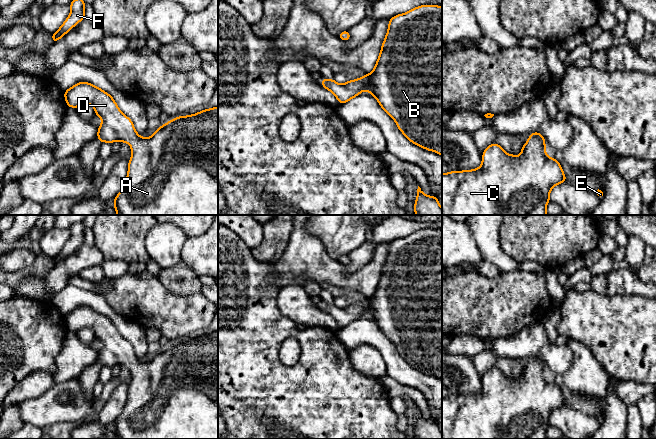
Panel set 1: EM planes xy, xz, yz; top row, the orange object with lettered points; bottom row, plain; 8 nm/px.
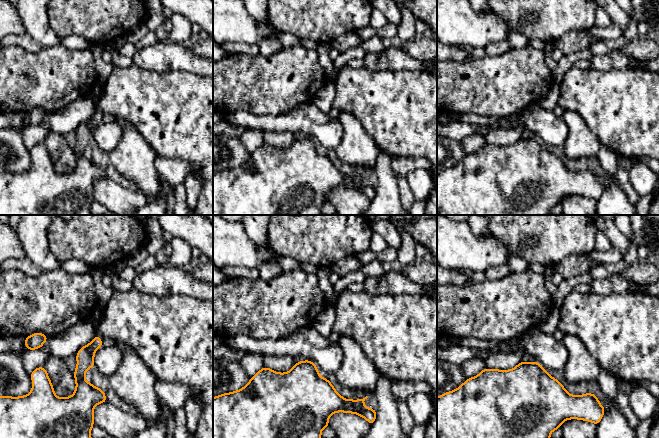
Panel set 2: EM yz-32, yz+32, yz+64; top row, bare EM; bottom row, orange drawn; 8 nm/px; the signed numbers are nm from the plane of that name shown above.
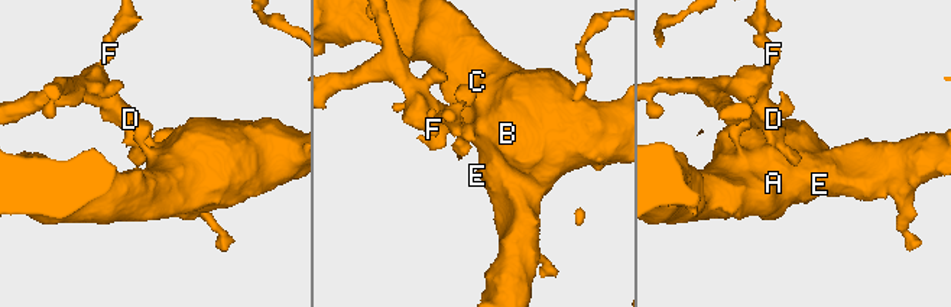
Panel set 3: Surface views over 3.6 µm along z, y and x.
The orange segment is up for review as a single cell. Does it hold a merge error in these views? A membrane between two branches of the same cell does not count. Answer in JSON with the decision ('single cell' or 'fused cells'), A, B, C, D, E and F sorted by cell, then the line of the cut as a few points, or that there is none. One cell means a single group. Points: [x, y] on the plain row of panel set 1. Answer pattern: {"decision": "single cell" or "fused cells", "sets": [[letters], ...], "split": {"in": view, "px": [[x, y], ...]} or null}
{"decision": "single cell", "sets": [["A", "B", "C", "D", "E", "F"]], "split": null}

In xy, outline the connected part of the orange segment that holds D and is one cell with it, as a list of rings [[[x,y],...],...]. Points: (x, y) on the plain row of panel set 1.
[[[79,306],[64,316],[68,331],[91,328],[102,344],[97,362],[101,367],[114,365],[130,368],[132,379],[125,407],[114,422],[117,439],[218,439],[218,331],[189,340],[180,340],[163,348],[148,362],[136,356],[133,346],[118,332],[112,320],[89,306]]]

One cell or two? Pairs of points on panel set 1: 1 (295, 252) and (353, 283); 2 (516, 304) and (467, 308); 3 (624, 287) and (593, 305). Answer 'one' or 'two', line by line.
1: one
2: one
3: two

